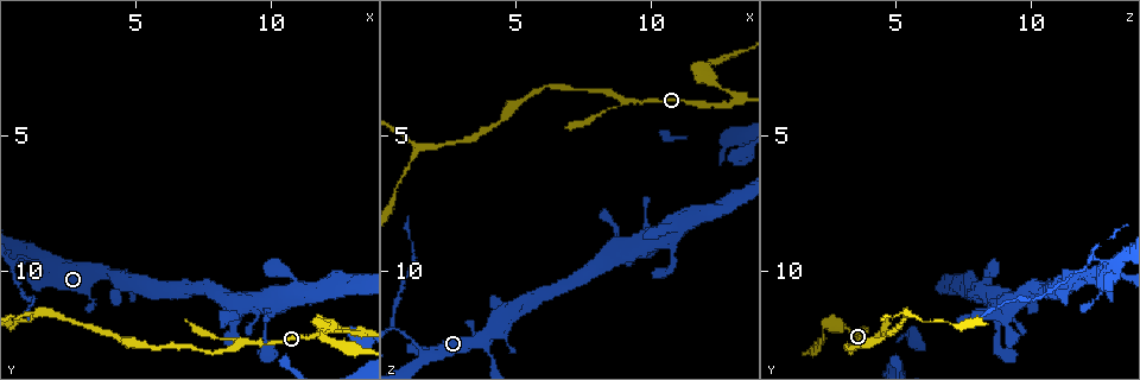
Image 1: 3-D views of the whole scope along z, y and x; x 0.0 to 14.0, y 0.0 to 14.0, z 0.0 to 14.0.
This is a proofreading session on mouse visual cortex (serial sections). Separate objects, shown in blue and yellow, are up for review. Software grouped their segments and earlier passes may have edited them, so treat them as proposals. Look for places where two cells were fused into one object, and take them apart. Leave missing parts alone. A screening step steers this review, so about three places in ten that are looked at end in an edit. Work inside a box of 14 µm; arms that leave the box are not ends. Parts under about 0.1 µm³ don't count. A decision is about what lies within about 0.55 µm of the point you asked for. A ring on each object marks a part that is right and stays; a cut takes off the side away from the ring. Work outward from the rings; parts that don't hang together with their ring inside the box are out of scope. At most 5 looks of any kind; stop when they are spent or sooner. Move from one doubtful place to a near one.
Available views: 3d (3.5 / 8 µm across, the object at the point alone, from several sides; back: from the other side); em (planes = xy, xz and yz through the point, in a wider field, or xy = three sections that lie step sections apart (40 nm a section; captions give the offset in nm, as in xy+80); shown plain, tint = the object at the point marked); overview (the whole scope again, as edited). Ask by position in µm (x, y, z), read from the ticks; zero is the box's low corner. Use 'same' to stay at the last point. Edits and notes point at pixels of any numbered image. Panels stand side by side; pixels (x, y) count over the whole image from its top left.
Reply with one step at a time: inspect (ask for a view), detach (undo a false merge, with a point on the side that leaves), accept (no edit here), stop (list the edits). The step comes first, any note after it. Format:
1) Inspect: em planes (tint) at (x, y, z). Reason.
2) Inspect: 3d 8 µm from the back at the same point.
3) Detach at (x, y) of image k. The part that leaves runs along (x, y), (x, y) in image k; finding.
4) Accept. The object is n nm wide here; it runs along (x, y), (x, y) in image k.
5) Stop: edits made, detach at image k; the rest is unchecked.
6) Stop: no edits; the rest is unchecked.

Inspect: em xy step 5 (tint) at (13.1, 12.3, 3.7). Branch point.

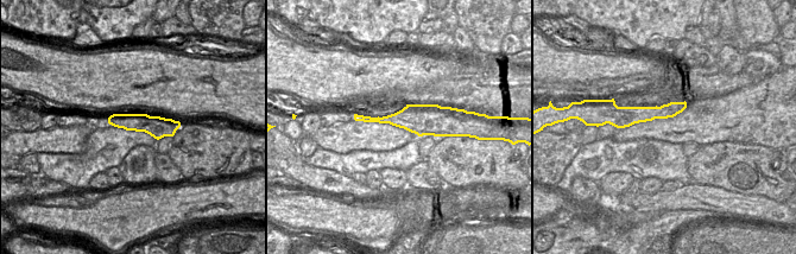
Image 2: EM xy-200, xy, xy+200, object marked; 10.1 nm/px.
Inspect: 3d 3.5 µm at the same point.

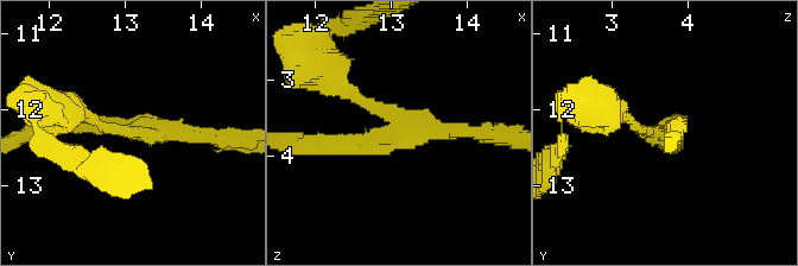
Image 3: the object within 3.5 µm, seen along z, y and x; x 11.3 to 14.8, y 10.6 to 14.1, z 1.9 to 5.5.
Accept. The object is 320 nm wide here; it runs along (358, 118), (450, 118) in image 2; one cell here.

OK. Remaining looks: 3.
Inspect: 3d 3.5 µm from the back at (11.8, 12.2, 2.4). Narrows sharply.

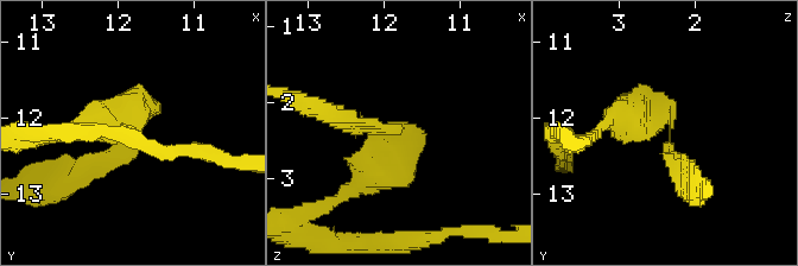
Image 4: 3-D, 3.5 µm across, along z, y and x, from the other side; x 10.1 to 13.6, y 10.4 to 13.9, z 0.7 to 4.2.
Inspect: em planes (plain) at (11.80, 12.30, 2.30). Now the EM.

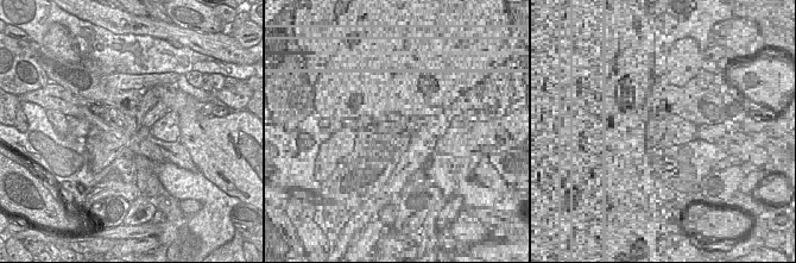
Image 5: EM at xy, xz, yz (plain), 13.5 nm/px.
Inspect: em planes (tint) at the same point. Where the object lies.

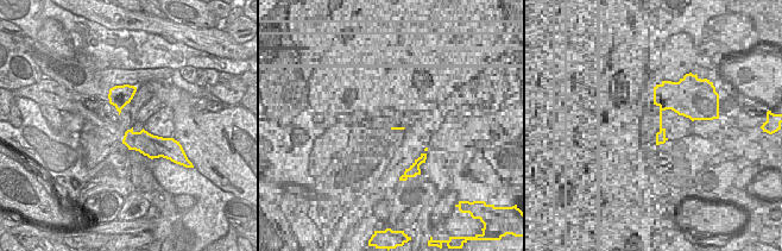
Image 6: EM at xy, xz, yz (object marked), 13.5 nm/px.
Detach at (94, 160) of image 4. The part that leaves runs along (126, 149), (32, 192) in image 4; a second cell is stuck on.

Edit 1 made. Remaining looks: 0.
Stop: edits made, detach at image 4; the rest is unchecked.

